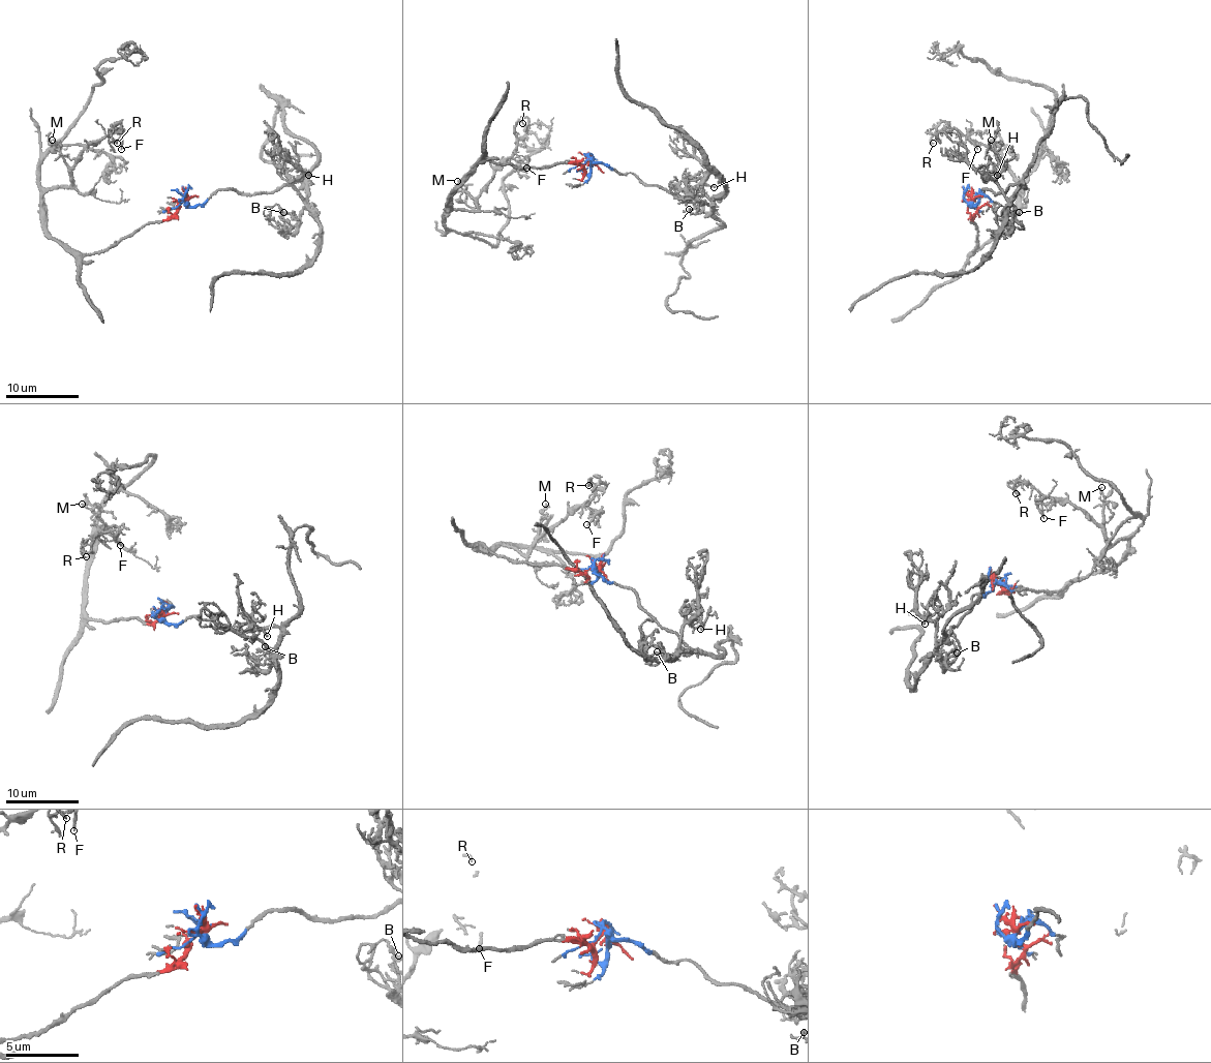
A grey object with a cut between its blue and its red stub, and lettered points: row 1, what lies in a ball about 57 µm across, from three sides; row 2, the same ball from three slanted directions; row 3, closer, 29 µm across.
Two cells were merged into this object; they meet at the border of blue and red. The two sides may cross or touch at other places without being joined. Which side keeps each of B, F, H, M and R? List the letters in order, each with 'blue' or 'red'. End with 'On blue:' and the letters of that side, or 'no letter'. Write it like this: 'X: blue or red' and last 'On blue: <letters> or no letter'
B: blue
F: red
H: blue
M: red
R: red
On blue: B, H

